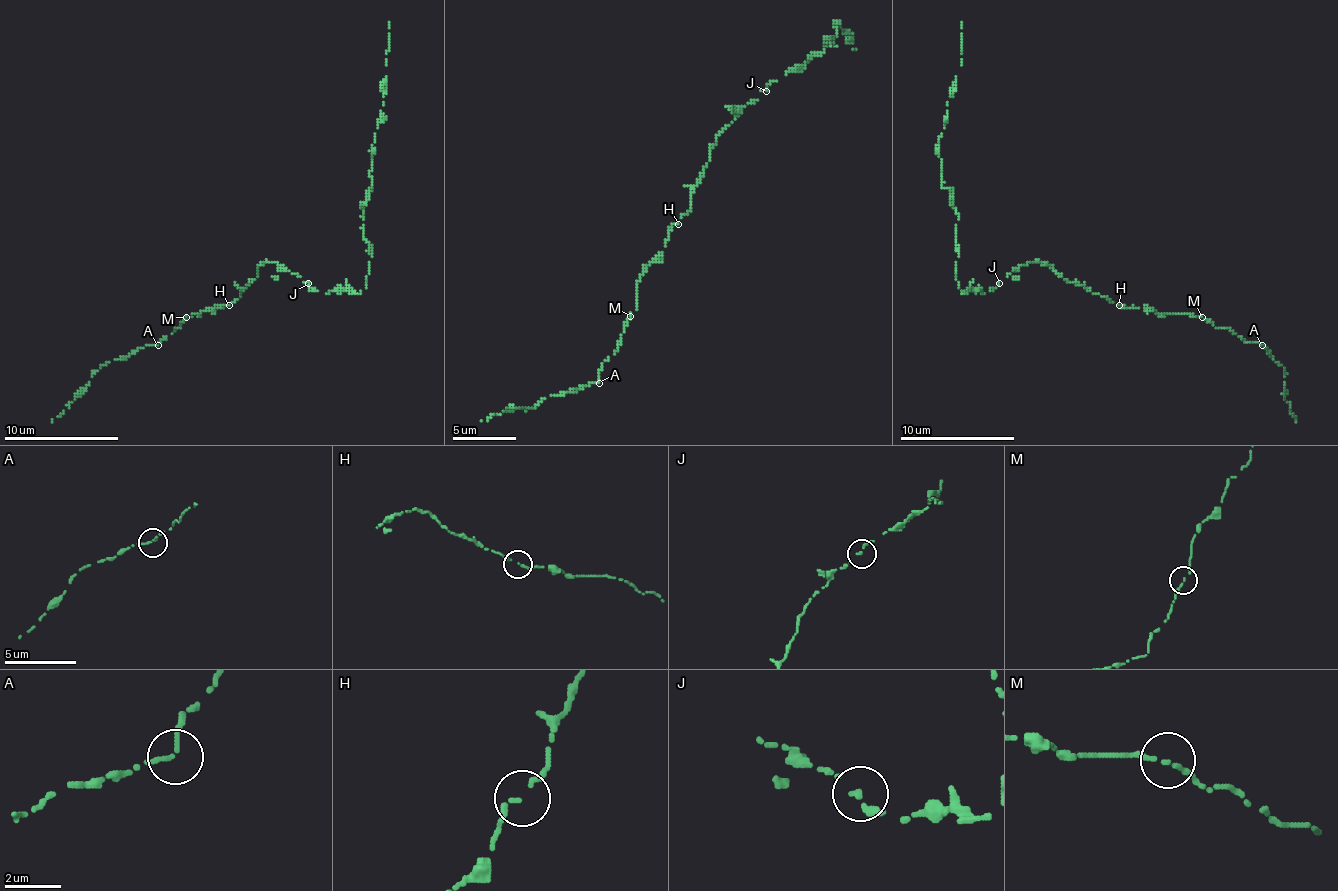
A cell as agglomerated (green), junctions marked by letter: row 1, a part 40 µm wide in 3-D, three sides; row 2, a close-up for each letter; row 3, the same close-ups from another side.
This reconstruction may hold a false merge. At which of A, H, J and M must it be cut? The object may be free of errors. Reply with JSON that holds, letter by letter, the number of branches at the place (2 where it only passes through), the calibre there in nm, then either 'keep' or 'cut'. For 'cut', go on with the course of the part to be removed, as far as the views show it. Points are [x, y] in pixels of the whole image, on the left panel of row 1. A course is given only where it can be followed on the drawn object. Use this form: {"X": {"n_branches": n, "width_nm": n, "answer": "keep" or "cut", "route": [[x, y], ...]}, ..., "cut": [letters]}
{"A": {"n_branches": 2, "width_nm": 140, "answer": "keep"}, "H": {"n_branches": 2, "width_nm": 140, "answer": "keep"}, "J": {"n_branches": 2, "width_nm": 110, "answer": "keep"}, "M": {"n_branches": 2, "width_nm": 140, "answer": "keep"}, "cut": []}

